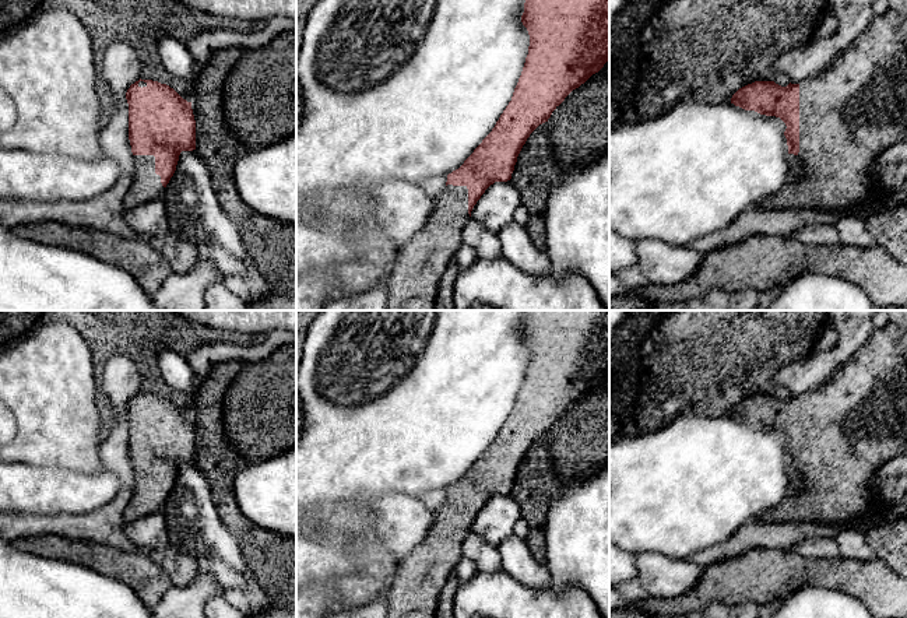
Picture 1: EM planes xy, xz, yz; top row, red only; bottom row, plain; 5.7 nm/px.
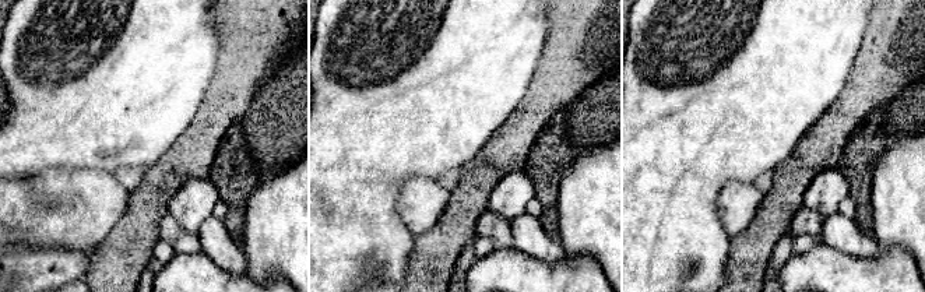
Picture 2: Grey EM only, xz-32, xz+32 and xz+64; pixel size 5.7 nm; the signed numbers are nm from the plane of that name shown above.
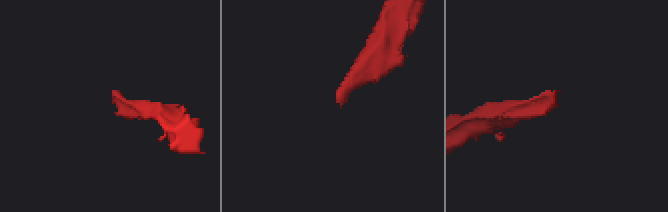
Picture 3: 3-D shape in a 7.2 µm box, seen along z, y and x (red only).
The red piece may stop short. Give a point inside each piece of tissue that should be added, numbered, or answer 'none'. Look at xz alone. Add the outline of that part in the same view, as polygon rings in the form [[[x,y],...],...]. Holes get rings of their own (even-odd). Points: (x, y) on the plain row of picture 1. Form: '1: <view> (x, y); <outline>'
1: xz (415, 589); [[[447,498],[443,506],[435,512],[433,523],[425,540],[398,561],[387,597],[387,618],[436,618],[440,593],[463,558],[461,548],[468,534],[467,499]]]

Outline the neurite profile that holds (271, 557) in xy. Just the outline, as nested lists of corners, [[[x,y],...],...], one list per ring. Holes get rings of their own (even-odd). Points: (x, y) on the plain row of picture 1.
[[[242,361],[215,364],[196,394],[196,407],[191,422],[196,433],[196,463],[210,484],[212,501],[221,520],[238,541],[249,570],[254,575],[273,608],[296,611],[296,538],[254,526],[239,509],[235,499],[235,477],[246,461],[233,449],[226,438],[222,421],[222,400],[229,385],[243,366]]]

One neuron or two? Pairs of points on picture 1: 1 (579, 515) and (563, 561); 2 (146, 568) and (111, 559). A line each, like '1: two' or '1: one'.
1: one
2: one

